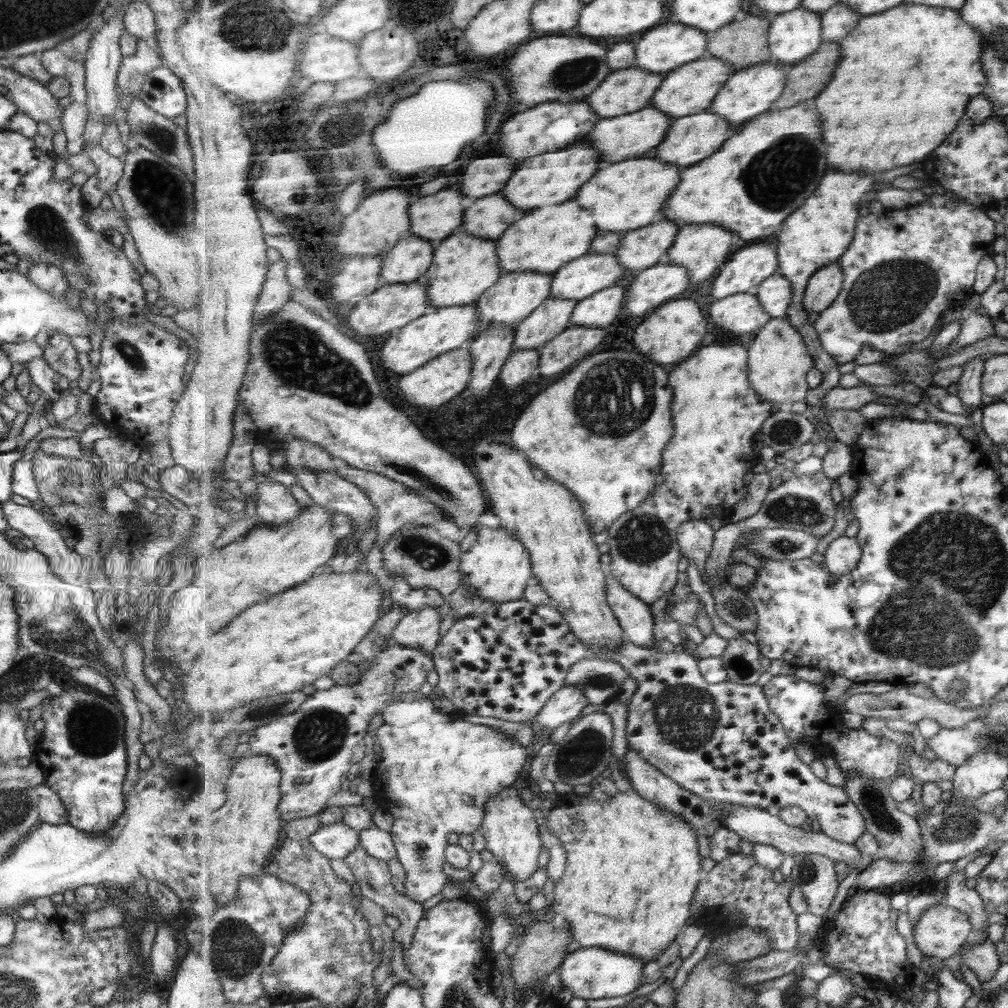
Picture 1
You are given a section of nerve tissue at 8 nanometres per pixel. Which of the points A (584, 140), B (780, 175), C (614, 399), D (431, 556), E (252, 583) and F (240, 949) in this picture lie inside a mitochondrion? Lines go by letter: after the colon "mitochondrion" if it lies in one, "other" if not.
A: other
B: mitochondrion
C: mitochondrion
D: mitochondrion
E: mitochondrion
F: mitochondrion

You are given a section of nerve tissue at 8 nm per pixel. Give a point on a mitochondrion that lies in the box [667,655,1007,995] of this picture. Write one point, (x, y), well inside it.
(870, 796)

